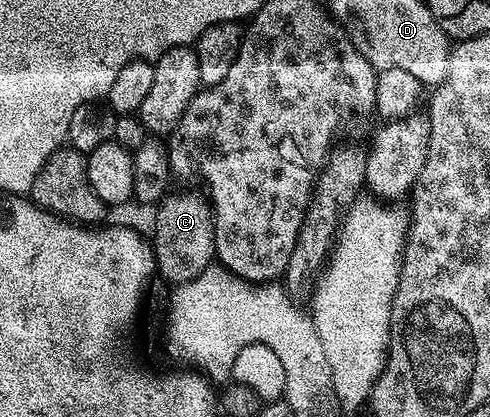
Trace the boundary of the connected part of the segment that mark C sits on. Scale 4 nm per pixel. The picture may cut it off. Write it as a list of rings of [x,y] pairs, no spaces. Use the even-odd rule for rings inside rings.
[[[174,194],[162,199],[157,203],[158,215],[154,218],[154,260],[156,270],[174,284],[189,284],[199,278],[206,269],[215,261],[214,253],[214,211],[211,203],[205,197],[198,194]]]

